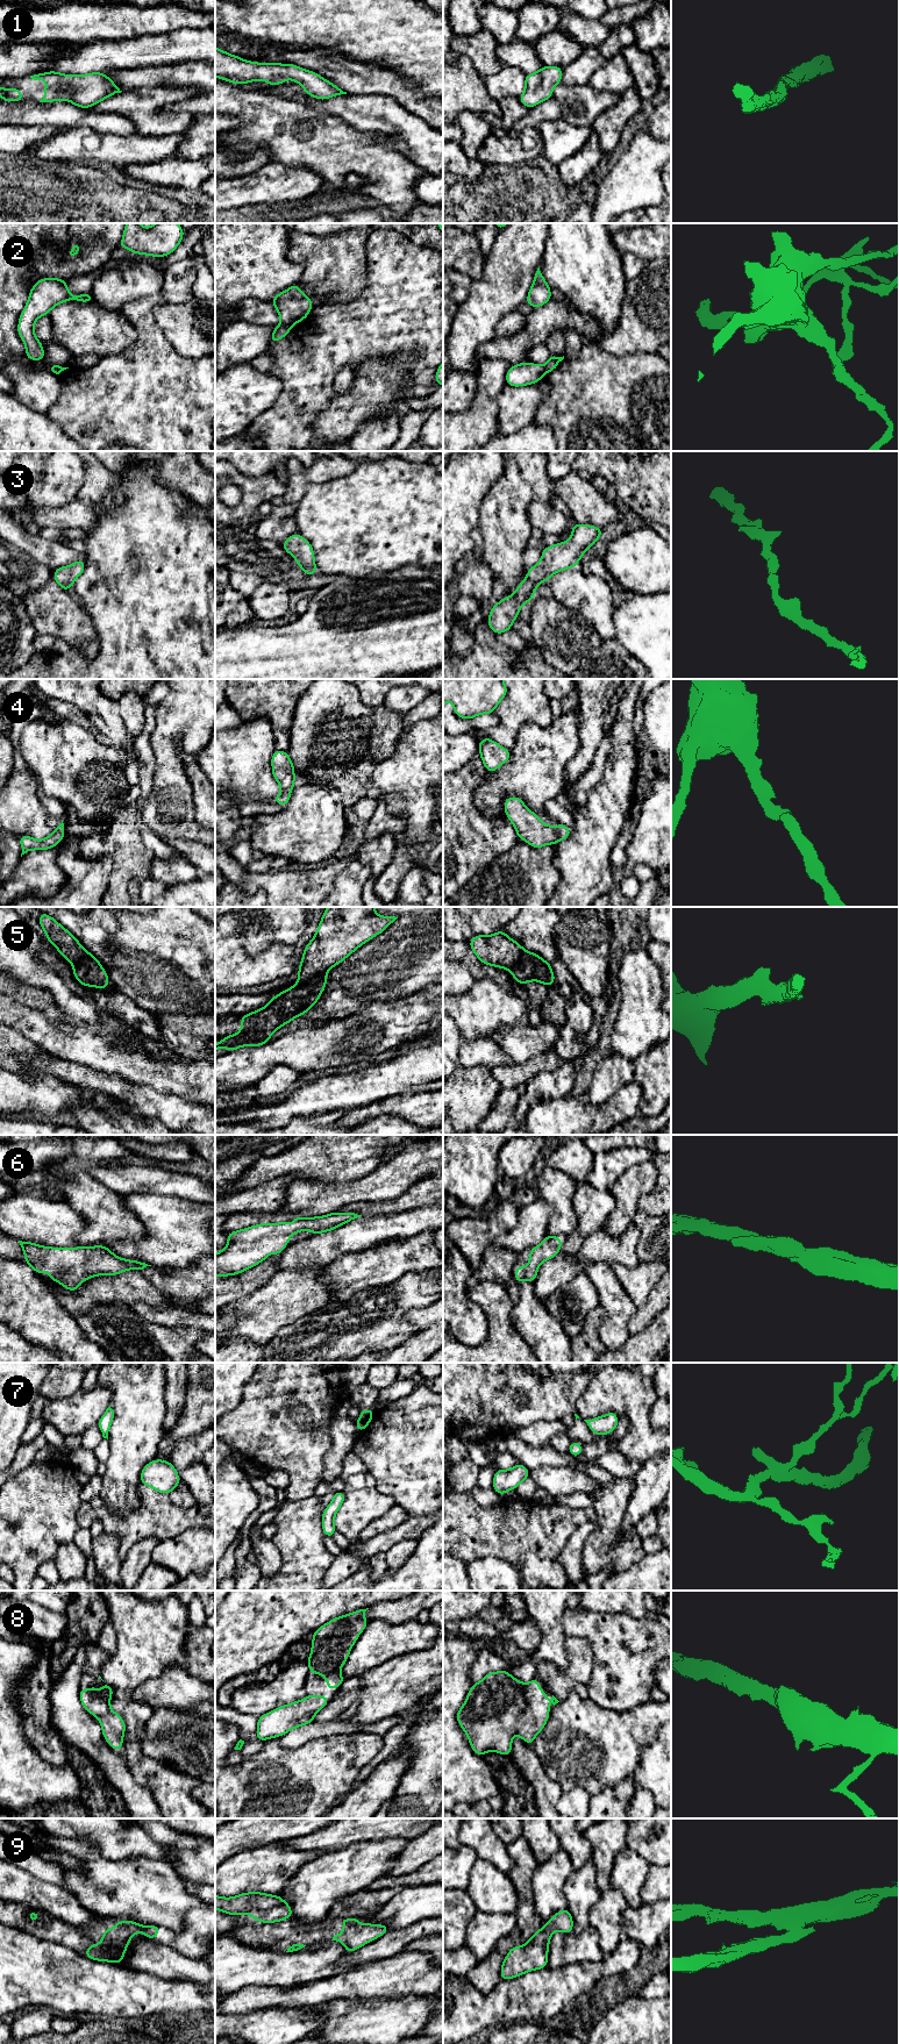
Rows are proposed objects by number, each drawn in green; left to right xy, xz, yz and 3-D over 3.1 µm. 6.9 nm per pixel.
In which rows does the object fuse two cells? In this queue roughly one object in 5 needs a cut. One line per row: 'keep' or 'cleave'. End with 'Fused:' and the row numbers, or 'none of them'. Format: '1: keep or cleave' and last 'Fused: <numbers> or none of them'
1: keep
2: cleave
3: keep
4: keep
5: cleave
6: keep
7: keep
8: keep
9: keep
Fused: 2, 5

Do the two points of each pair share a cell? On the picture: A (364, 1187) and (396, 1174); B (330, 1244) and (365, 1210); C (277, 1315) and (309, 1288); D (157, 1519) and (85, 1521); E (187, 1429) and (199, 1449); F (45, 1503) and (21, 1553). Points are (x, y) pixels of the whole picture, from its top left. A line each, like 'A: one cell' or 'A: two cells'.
A: one cell
B: two cells
C: one cell
D: one cell
E: two cells
F: one cell

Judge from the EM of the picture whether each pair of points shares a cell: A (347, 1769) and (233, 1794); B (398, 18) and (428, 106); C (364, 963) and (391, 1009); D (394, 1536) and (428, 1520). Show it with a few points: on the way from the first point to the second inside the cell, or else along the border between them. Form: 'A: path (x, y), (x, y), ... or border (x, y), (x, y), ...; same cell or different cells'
A: path (319, 1772), (293, 1788), (261, 1792); same cell
B: border (400, 77), (415, 84), (430, 95); different cells
C: border (412, 993), (393, 1000), (369, 1001), (359, 1009); different cells
D: path (402, 1531), (420, 1523); same cell

